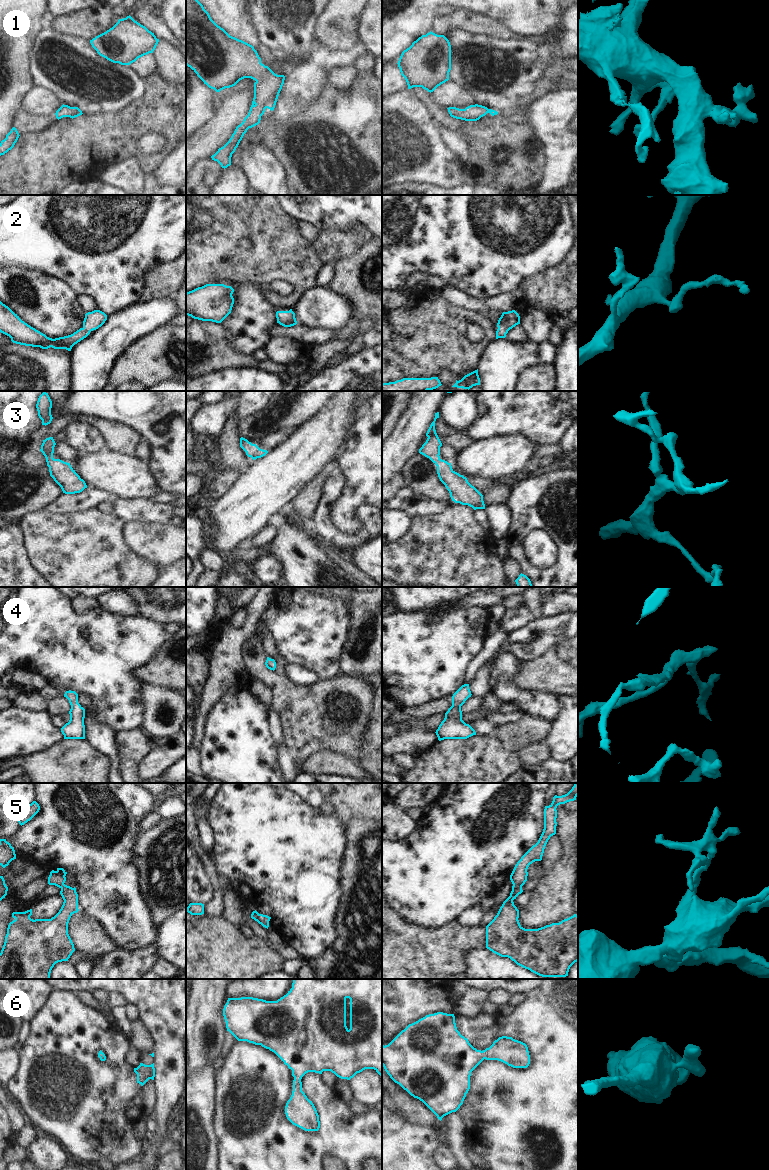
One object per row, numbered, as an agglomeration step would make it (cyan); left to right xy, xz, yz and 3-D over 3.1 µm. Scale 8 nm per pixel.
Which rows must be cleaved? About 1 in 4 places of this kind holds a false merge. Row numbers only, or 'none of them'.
none of them

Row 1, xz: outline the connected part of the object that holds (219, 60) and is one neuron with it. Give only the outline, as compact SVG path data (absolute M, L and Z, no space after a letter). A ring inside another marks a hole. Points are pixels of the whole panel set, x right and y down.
M186 0L186 65L204 84L216 92L233 87L244 78L256 81L254 98L248 115L236 127L229 141L211 156L212 160L217 161L225 169L231 165L232 154L247 130L260 123L266 108L274 110L285 76L275 74L268 66L262 64L261 58L252 45L230 36L218 26L198 0Z

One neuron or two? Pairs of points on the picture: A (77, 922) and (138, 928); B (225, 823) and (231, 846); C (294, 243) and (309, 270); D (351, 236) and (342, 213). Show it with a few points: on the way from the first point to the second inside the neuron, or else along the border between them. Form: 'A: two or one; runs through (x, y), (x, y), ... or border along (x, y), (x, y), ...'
A: two; border along (80, 910), (84, 915), (92, 916), (114, 942)
B: one; runs through (231, 829), (231, 840)
C: one; runs through (301, 250), (310, 256), (309, 263)
D: two; border along (325, 229), (361, 224), (367, 236)

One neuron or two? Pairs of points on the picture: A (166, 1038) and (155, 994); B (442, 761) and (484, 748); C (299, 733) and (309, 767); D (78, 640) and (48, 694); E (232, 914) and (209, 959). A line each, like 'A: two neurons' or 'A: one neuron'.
A: one neuron
B: one neuron
C: two neurons
D: two neurons
E: two neurons

